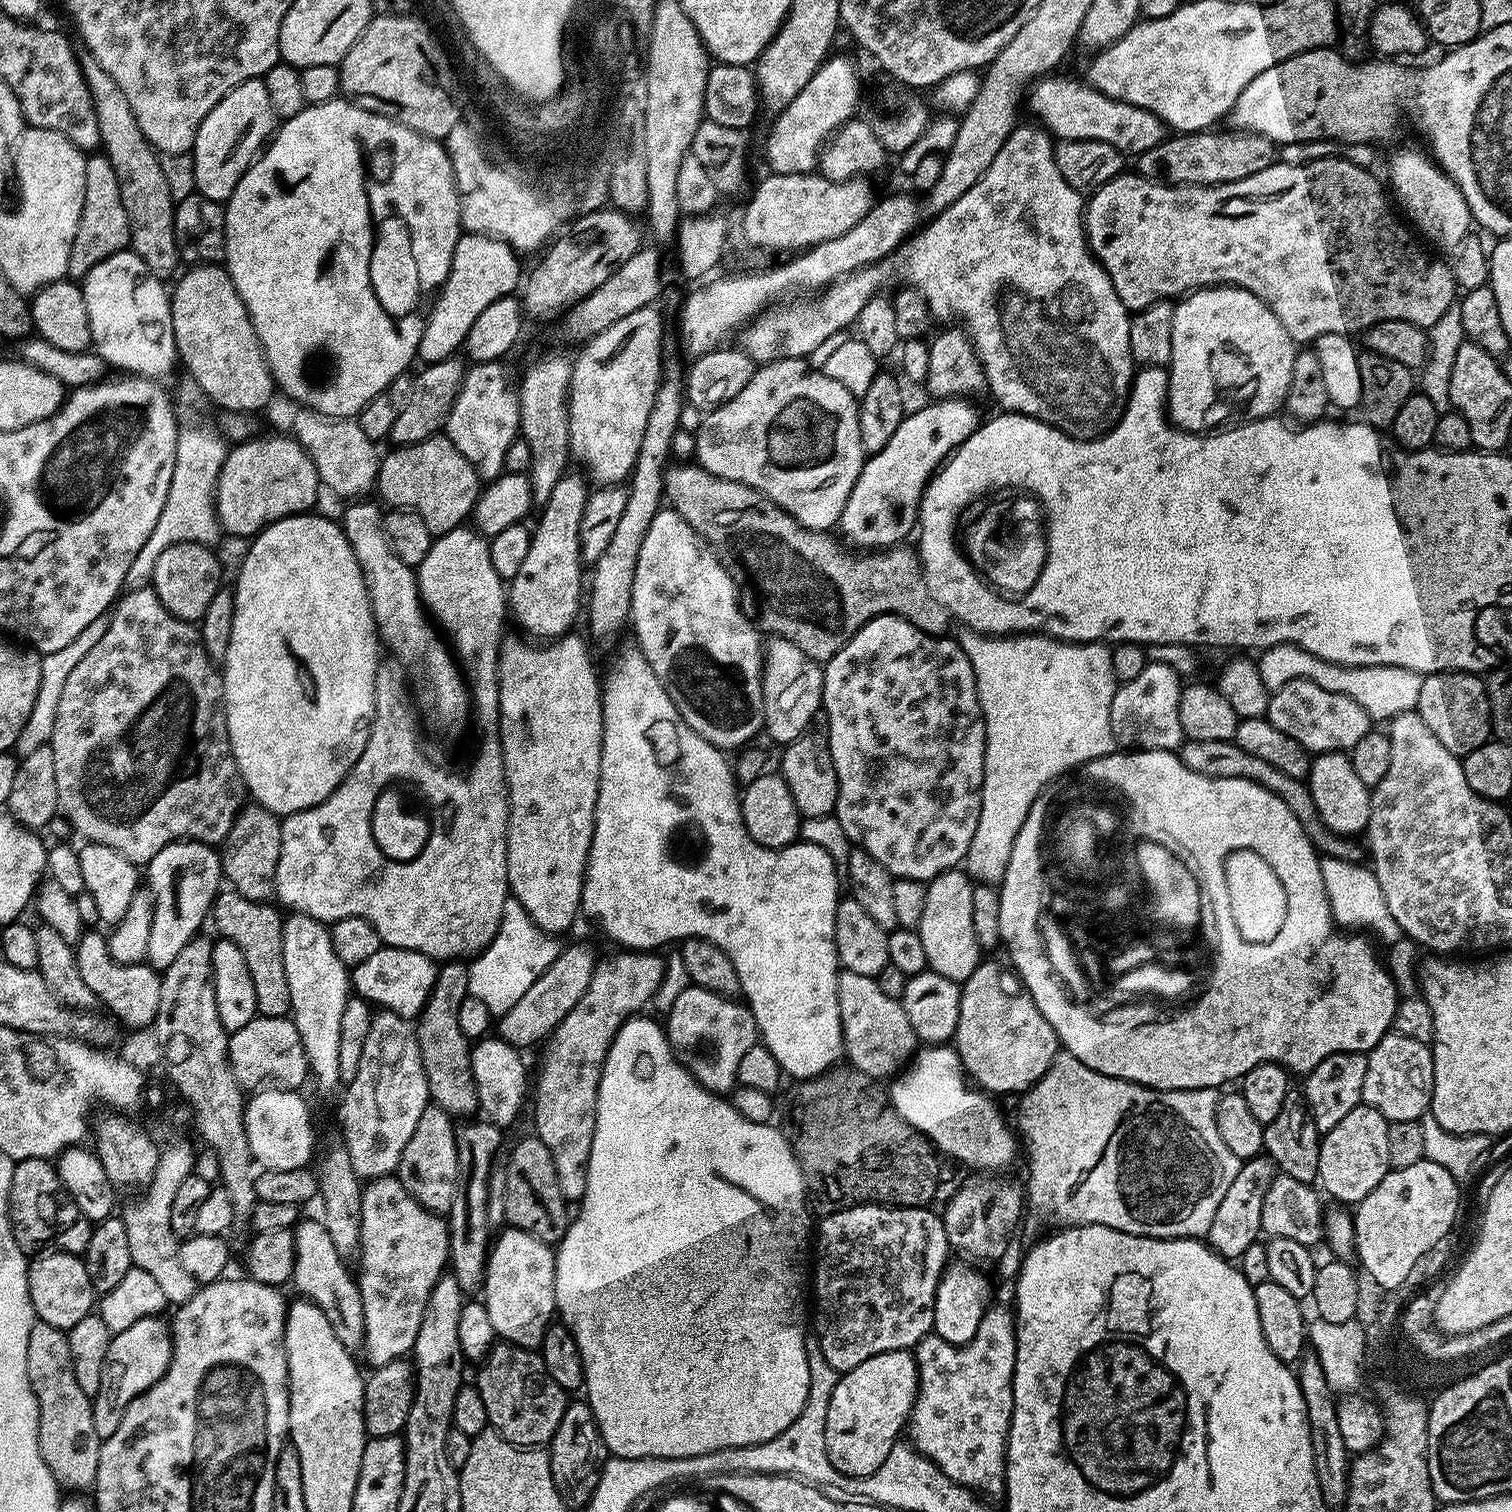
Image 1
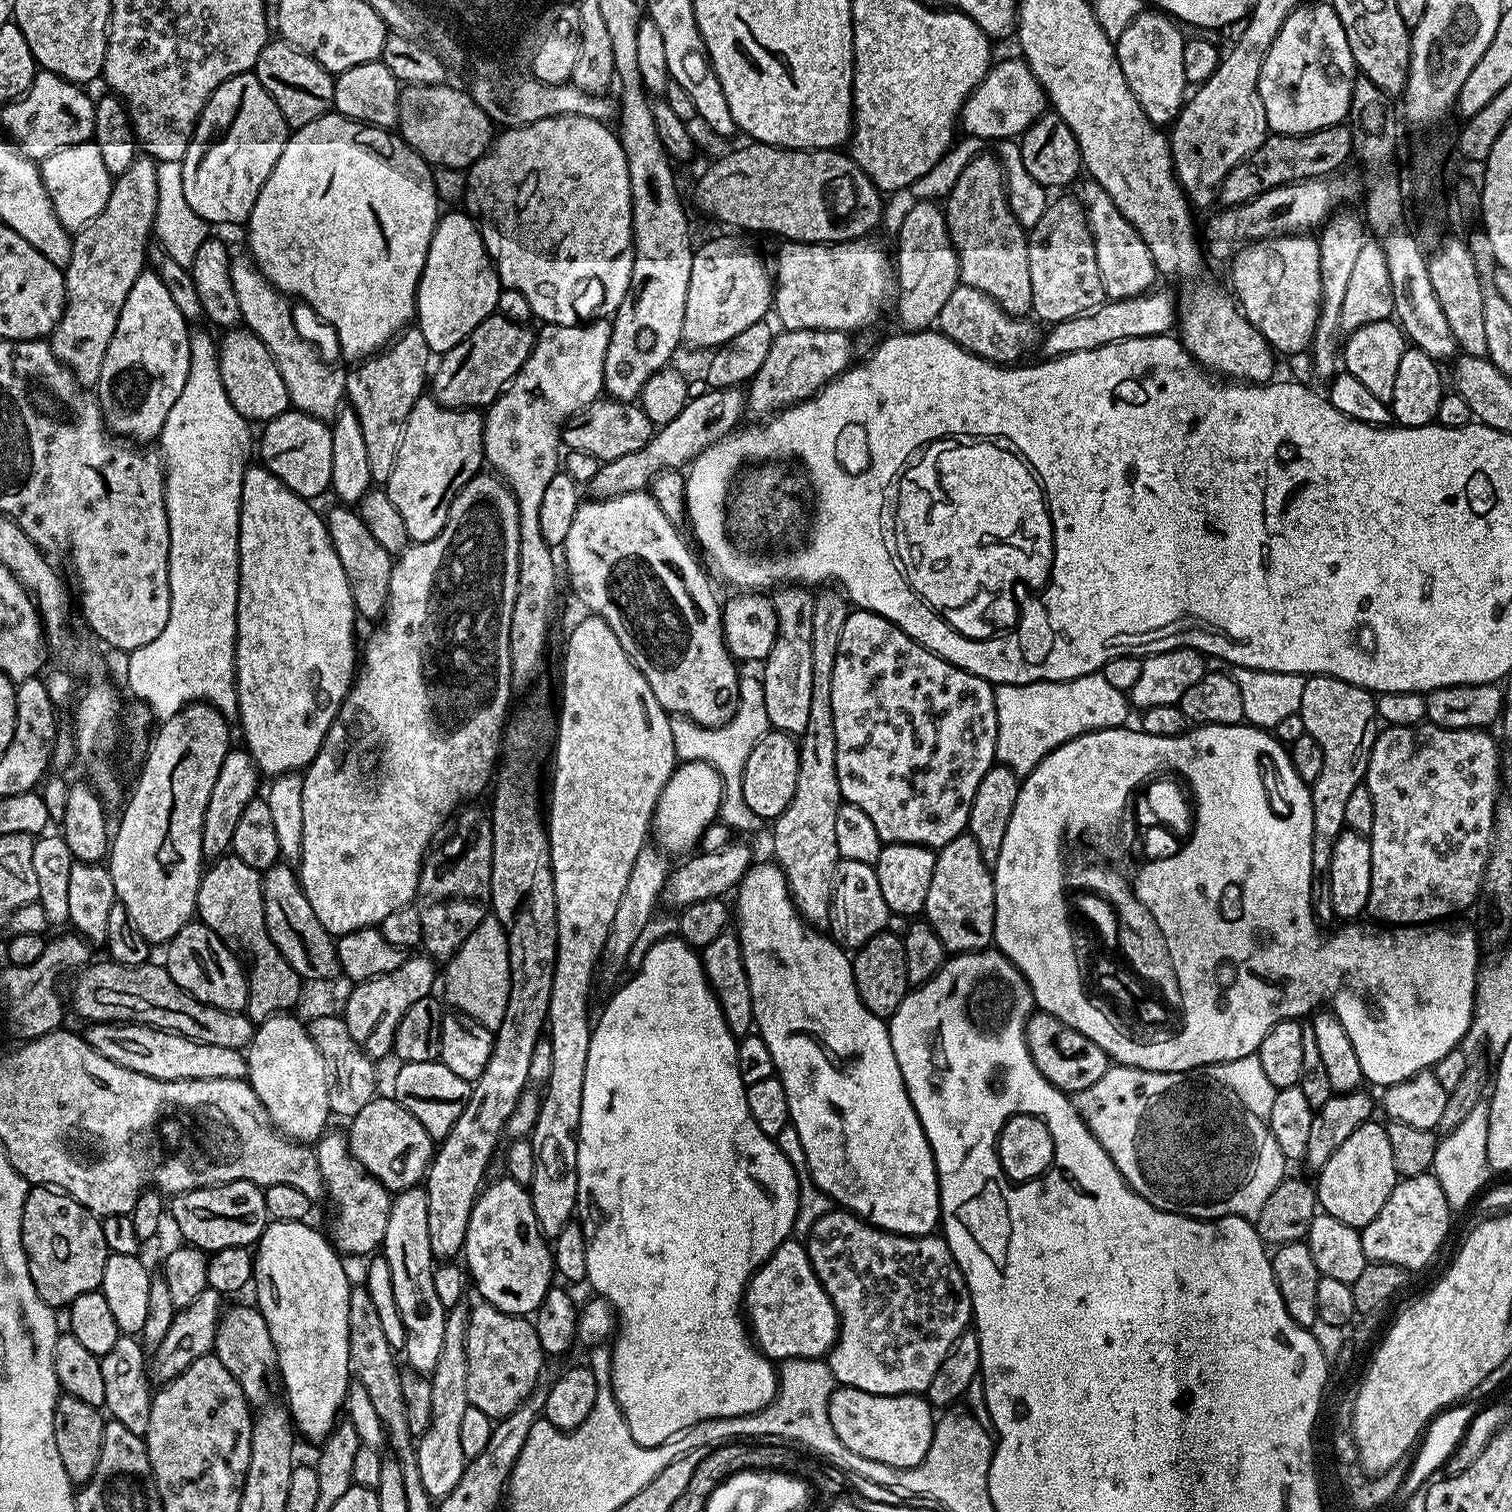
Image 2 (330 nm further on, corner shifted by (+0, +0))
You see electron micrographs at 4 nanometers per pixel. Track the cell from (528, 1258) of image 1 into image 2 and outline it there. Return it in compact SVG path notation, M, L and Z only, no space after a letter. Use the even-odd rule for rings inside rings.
M501 1178L487 1185L477 1196L474 1206L472 1207L472 1213L470 1214L470 1226L466 1226L466 1238L464 1239L464 1251L462 1253L462 1264L466 1269L467 1275L470 1277L470 1284L476 1287L476 1292L481 1301L485 1304L493 1304L498 1310L502 1310L506 1314L511 1316L523 1316L525 1318L531 1317L536 1311L536 1307L542 1303L546 1298L548 1289L553 1287L554 1284L554 1265L552 1262L552 1249L549 1241L542 1234L542 1230L538 1226L538 1218L534 1214L534 1206L532 1205L532 1193L527 1187L518 1182L507 1178Z

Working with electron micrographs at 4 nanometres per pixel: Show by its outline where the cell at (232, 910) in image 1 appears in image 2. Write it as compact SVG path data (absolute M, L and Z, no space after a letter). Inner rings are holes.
M225 854L219 860L211 861L203 869L198 898L196 899L196 916L199 923L205 924L231 952L235 952L248 977L248 1006L246 1015L253 1025L266 1022L271 1016L279 1016L295 1009L301 978L282 958L278 946L266 930L266 914L262 902L261 873L256 868L246 866L242 858Z

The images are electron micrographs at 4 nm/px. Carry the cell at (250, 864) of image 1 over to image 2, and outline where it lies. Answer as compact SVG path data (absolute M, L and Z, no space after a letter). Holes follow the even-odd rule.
M277 862L274 867L262 873L260 881L266 914L266 930L274 946L278 946L282 958L286 958L290 966L294 966L301 981L335 977L340 972L336 940L325 930L322 922L314 918L314 910L310 910L310 902L306 902L306 894L300 885L297 871L287 863Z

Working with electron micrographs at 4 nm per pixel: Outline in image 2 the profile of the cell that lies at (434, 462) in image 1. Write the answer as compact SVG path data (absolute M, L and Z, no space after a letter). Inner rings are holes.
M425 394L414 402L410 418L404 427L402 442L396 459L394 474L390 474L386 491L390 502L398 506L402 522L406 522L406 532L412 544L425 544L434 538L446 526L450 506L454 498L485 467L484 459L484 416L479 411L467 408L444 408L430 394Z

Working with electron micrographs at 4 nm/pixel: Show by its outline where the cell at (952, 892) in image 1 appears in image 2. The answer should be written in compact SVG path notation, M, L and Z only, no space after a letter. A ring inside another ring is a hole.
M967 834L954 838L936 852L934 879L926 893L922 916L942 938L942 946L949 953L978 952L987 949L994 940L996 913L996 881L993 869L982 858L978 842Z

